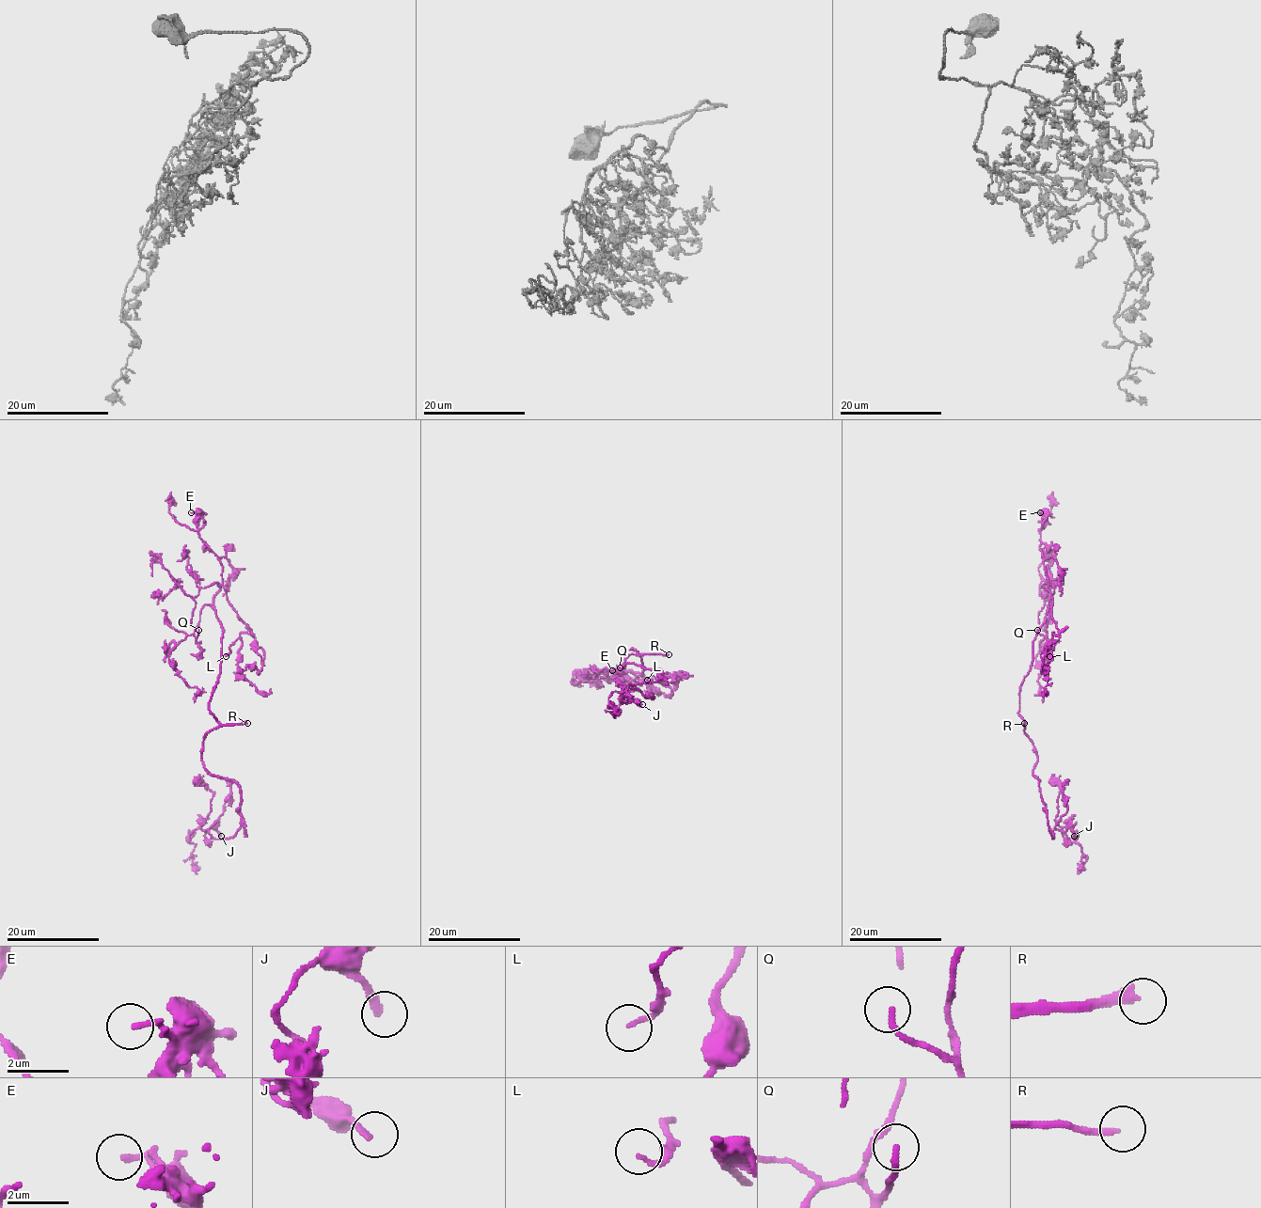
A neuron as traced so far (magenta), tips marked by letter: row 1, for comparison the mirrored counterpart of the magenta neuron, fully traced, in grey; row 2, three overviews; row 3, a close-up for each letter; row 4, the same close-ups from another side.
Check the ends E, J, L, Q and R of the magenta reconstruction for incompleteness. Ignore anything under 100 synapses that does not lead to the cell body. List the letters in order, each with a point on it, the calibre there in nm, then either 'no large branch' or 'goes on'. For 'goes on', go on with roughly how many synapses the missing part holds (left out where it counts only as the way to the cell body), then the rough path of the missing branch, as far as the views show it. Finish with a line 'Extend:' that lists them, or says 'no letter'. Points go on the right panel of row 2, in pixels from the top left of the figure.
E: at (1040, 512); 170 nm thick; no large branch
J: at (1074, 836); 220 nm thick; no large branch
L: at (1049, 656); 140 nm thick; no large branch
Q: at (1037, 630); 190 nm thick; no large branch
R: at (1024, 723); 260 nm thick; goes on; missing branch runs (1024, 723), (1026, 717), (1020, 705), (1038, 686), (1034, 667), (1025, 662), (1018, 664), (1015, 660), (1010, 666)
Extend: R

